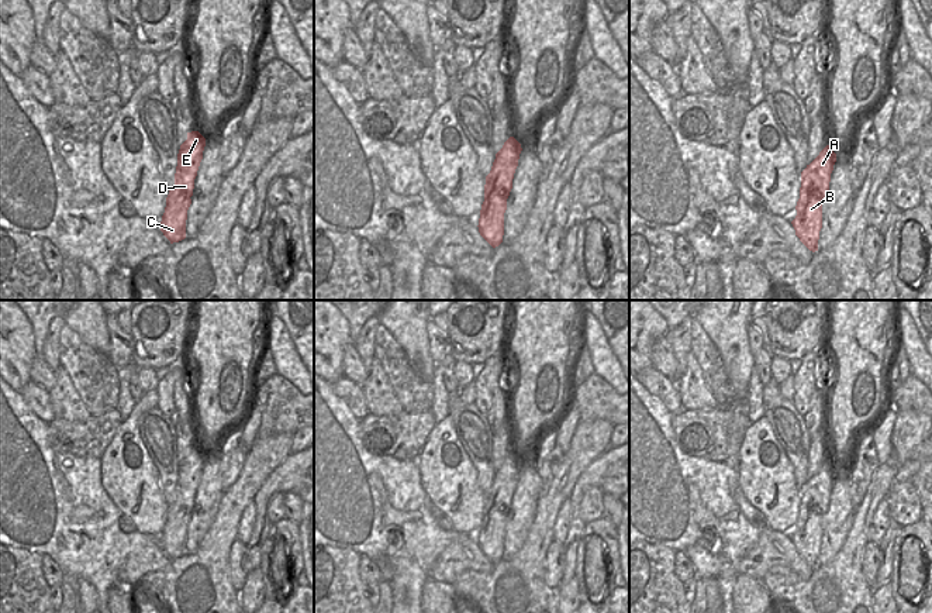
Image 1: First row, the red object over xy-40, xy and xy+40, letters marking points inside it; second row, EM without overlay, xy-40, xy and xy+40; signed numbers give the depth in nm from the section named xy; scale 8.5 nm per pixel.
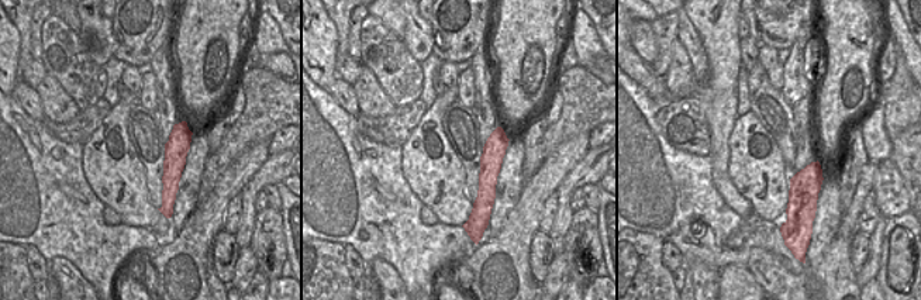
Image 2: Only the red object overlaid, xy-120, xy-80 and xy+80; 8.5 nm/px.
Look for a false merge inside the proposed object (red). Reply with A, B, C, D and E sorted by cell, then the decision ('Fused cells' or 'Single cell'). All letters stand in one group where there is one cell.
Groups: A B C D E. Single cell.

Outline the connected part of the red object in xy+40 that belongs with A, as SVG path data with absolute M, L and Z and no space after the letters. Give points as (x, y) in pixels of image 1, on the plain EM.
M826 461L801 488L800 514L795 521L797 531L791 540L795 551L812 568L818 566L822 544L822 517L828 512L835 478L836 469Z

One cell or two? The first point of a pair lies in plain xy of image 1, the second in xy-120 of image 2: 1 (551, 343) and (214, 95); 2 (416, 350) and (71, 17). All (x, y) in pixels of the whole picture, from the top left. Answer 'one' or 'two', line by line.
1: one
2: one

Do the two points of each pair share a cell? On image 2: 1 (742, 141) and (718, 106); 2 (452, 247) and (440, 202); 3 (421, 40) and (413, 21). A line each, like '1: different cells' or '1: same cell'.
1: different cells
2: different cells
3: same cell

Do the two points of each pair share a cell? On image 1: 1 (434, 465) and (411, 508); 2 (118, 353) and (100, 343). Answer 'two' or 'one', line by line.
1: two
2: two

